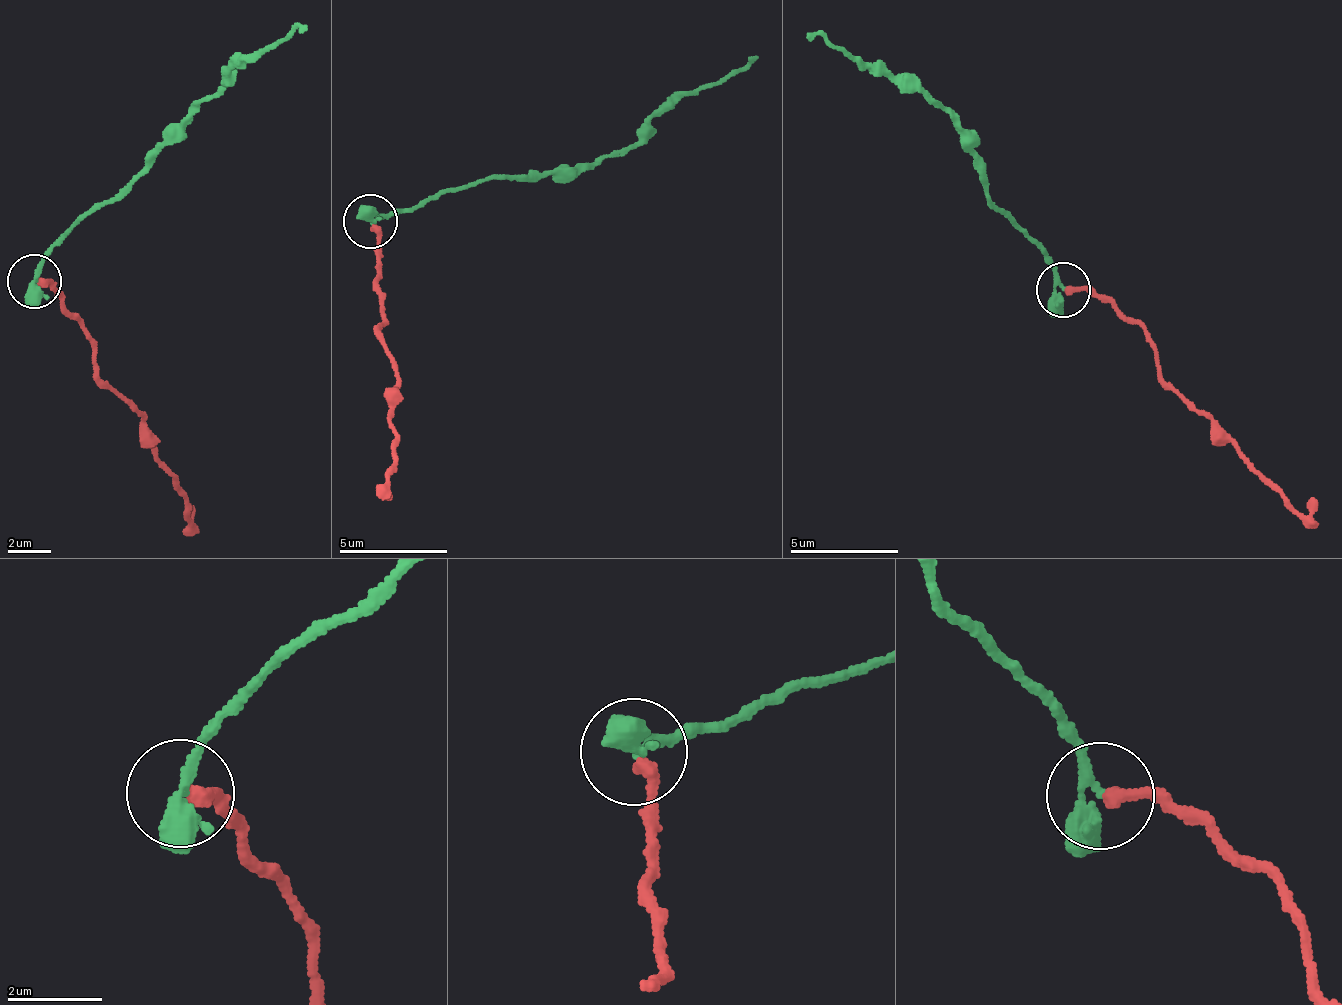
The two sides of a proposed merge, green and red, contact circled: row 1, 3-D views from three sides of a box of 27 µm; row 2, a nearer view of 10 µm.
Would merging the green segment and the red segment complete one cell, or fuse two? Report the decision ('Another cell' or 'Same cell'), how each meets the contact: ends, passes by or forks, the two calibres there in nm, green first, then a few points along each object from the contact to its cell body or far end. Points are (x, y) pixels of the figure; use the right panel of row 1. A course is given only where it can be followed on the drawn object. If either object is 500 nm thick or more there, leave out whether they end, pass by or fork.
Same cell. At the ring green passes by. At the ring red ends. Thickness 320 nm (green) against 280 nm. Course of green: (1061, 288), (1034, 238), (996, 210), (967, 131), (892, 75), (822, 34), (809, 39). Course of red: (1067, 288), (1110, 298), (1135, 319), (1153, 345), (1158, 372), (1320, 525)

